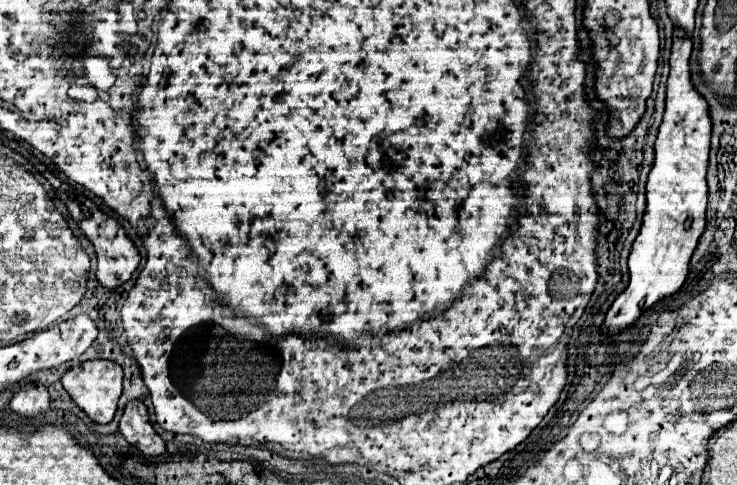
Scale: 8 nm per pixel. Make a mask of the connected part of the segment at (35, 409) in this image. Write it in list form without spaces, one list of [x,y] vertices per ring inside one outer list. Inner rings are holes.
[[[26,383],[20,387],[20,391],[14,393],[10,399],[12,411],[24,417],[34,417],[38,413],[44,413],[50,407],[50,395],[48,389],[42,383]]]

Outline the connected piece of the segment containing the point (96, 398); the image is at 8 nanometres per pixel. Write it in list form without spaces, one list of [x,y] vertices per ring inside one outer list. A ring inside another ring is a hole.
[[[92,359],[92,361],[84,361],[72,369],[68,369],[62,377],[62,385],[64,389],[70,393],[72,401],[94,421],[94,423],[110,423],[114,413],[116,413],[116,405],[118,399],[122,395],[122,367],[114,361],[106,361],[106,359]]]

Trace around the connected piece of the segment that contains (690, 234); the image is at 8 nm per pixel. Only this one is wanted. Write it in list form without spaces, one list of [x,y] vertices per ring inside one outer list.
[[[676,27],[670,55],[666,111],[656,139],[656,159],[646,183],[646,211],[628,257],[630,285],[612,303],[602,327],[604,333],[626,329],[644,313],[644,309],[682,287],[688,275],[690,257],[706,227],[706,167],[712,121],[704,97],[700,97],[690,83],[690,53],[690,35]]]

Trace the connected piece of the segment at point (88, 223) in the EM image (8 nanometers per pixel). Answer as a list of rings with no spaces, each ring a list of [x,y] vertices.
[[[102,211],[92,213],[88,219],[80,219],[78,225],[96,249],[96,255],[98,255],[98,273],[96,275],[98,275],[100,285],[106,289],[116,289],[122,283],[126,283],[140,263],[140,253],[136,249],[136,245],[130,241],[130,237],[126,235],[124,227],[114,217],[102,213]]]

